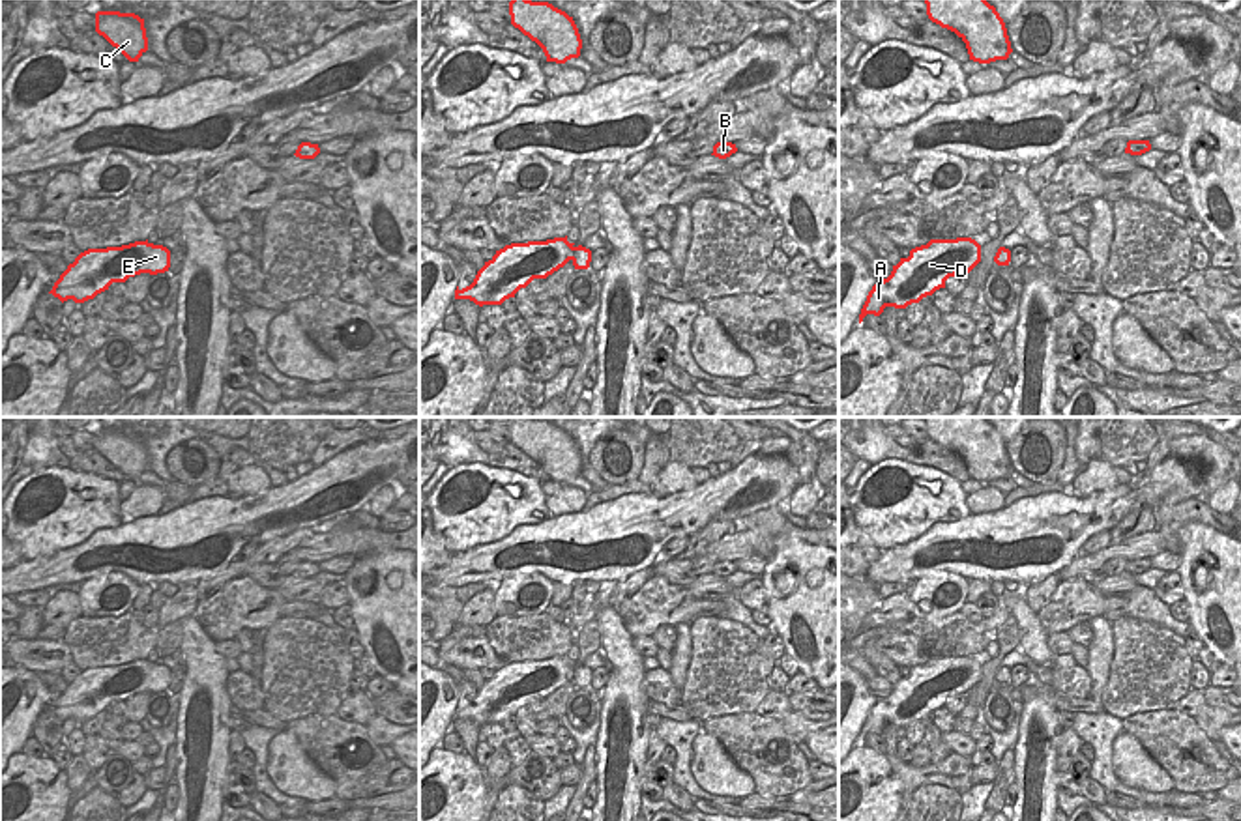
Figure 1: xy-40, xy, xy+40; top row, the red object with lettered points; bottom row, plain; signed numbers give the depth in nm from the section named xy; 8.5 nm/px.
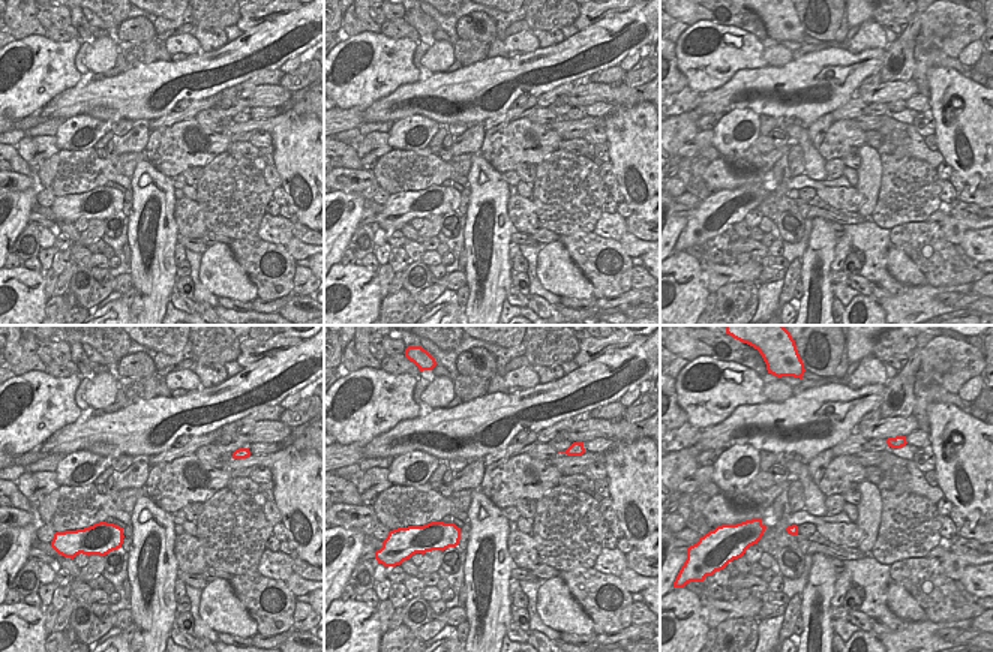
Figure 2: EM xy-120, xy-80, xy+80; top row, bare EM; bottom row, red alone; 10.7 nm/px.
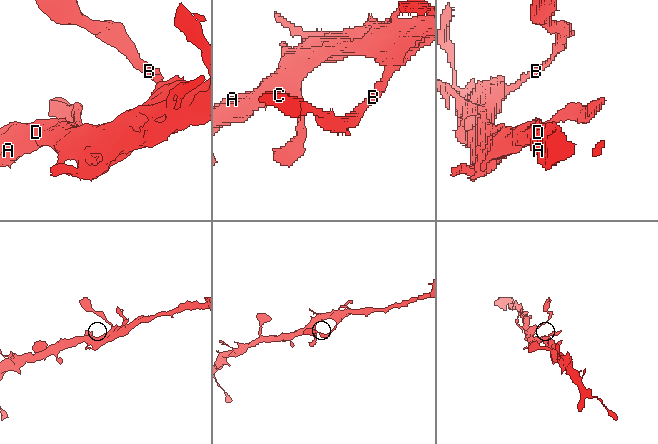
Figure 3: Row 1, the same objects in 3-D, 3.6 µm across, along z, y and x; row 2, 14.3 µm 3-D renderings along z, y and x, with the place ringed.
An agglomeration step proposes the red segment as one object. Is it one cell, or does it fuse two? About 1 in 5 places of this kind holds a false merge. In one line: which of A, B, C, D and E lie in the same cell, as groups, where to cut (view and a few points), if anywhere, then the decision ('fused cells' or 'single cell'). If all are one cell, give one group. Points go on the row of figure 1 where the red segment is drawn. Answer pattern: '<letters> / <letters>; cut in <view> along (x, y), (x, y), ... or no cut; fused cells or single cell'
A B C D E; no cut; single cell

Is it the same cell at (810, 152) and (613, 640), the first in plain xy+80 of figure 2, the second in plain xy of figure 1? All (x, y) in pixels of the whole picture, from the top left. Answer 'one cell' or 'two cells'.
one cell

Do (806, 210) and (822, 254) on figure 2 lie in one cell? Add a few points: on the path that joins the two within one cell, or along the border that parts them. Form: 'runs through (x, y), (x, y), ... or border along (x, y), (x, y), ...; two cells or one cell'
border along (822, 216), (812, 219), (809, 243), (801, 258); two cells

